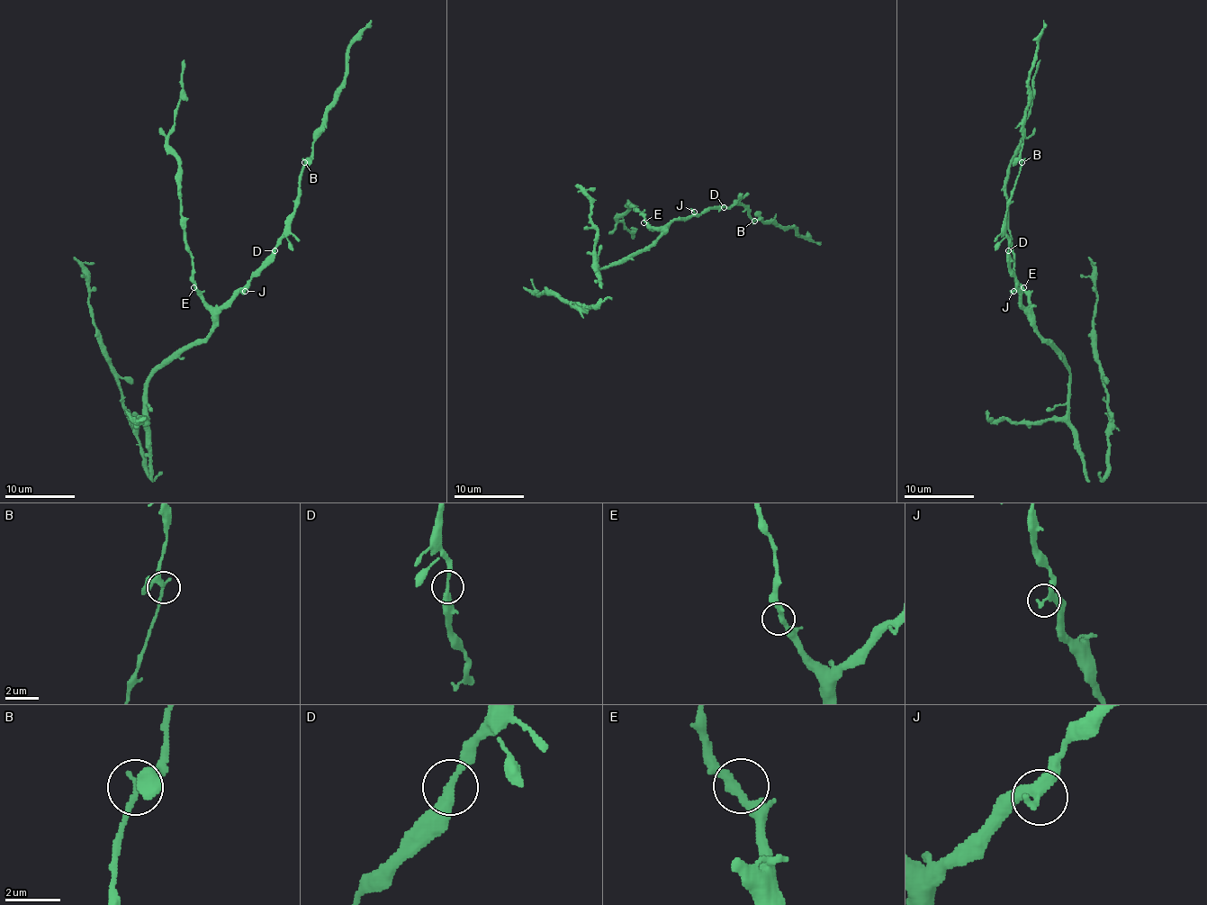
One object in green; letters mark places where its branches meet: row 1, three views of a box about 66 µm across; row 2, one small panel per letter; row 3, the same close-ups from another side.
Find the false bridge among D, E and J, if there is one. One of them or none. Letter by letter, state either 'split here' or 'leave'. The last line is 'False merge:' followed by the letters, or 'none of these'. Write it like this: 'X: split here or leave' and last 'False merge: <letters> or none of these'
D: leave
E: leave
J: leave
False merge: none of these

